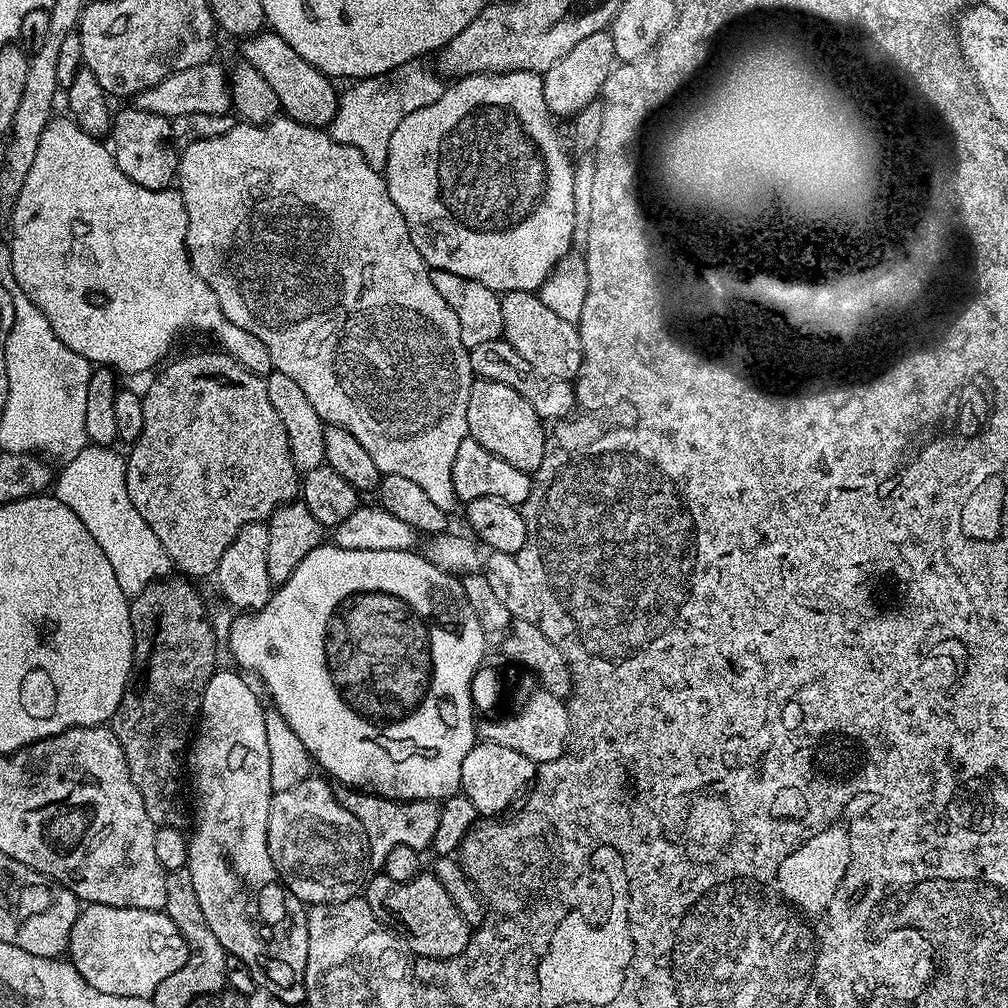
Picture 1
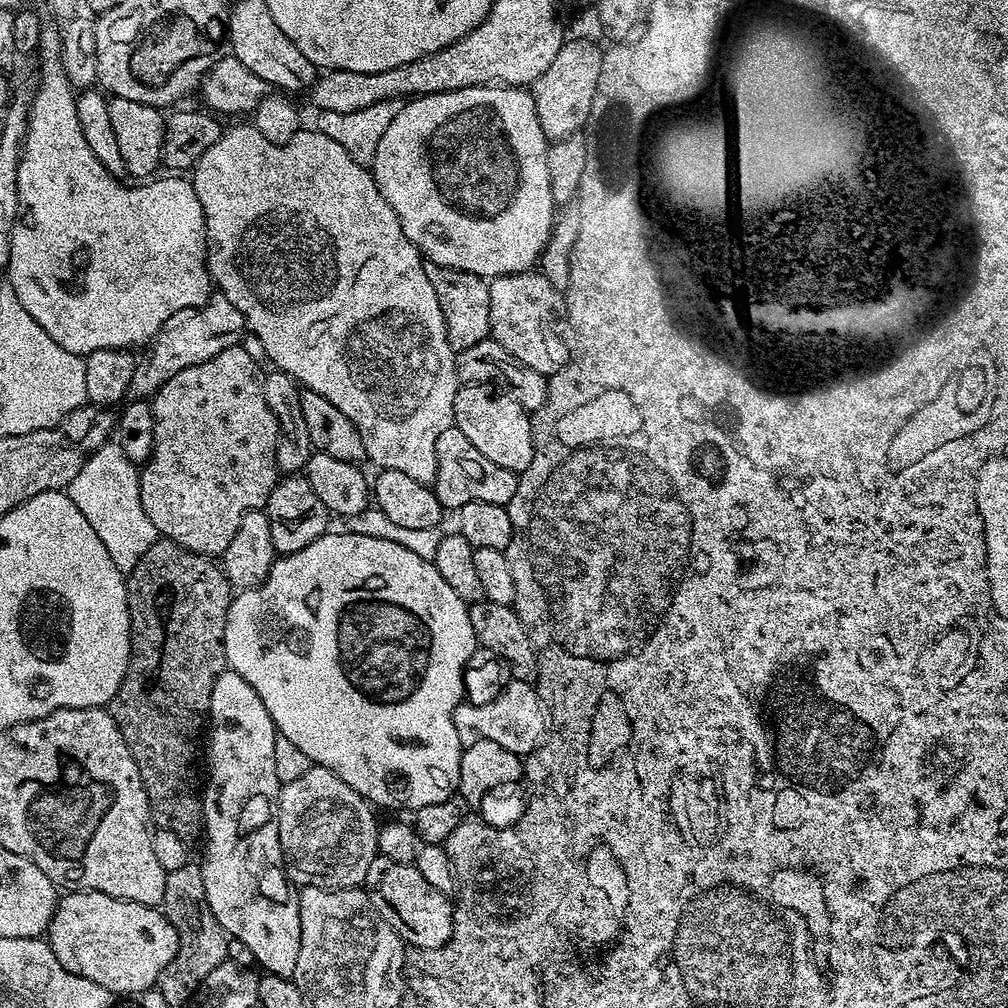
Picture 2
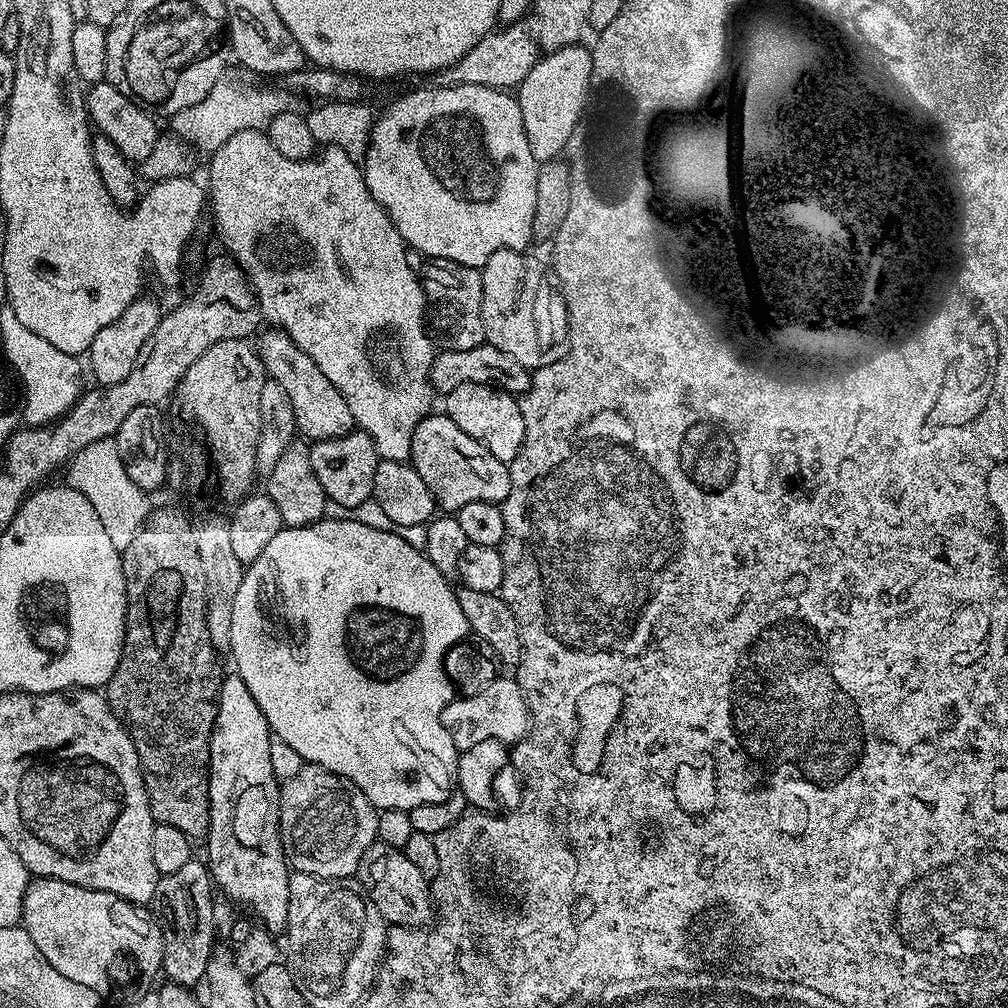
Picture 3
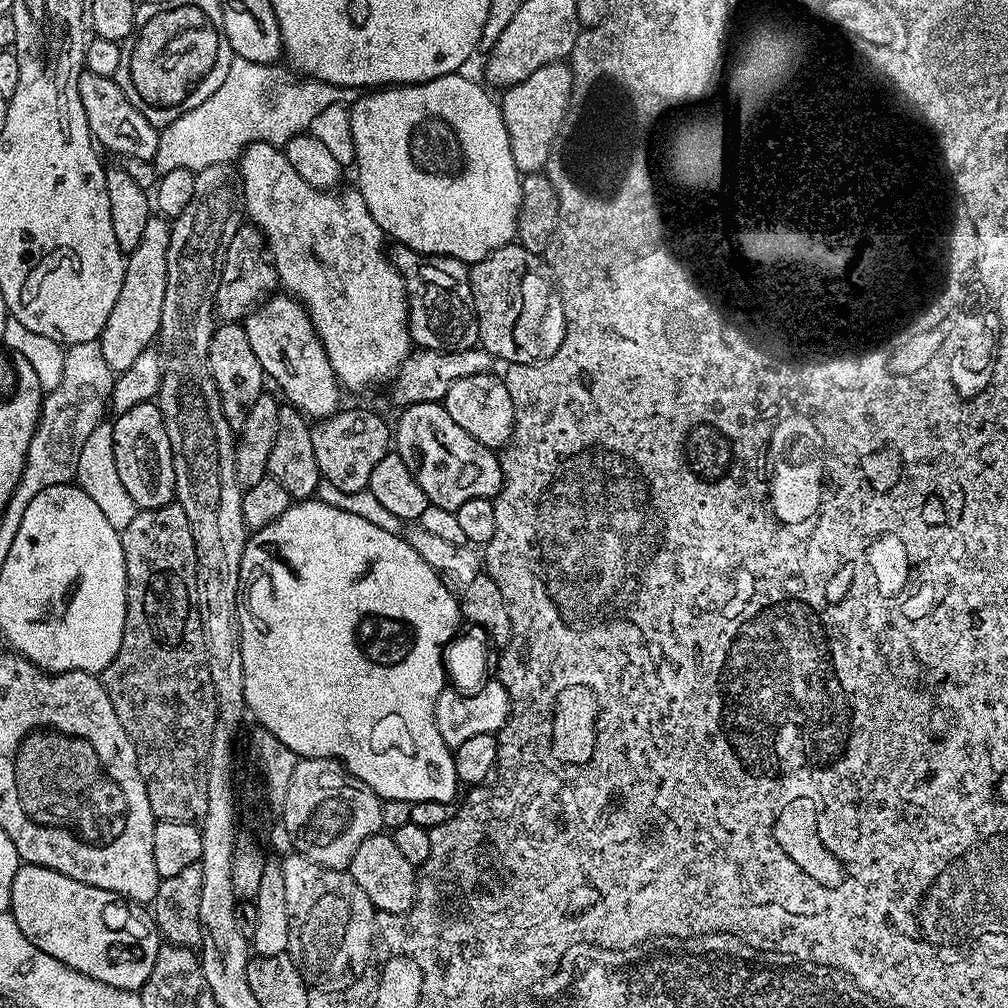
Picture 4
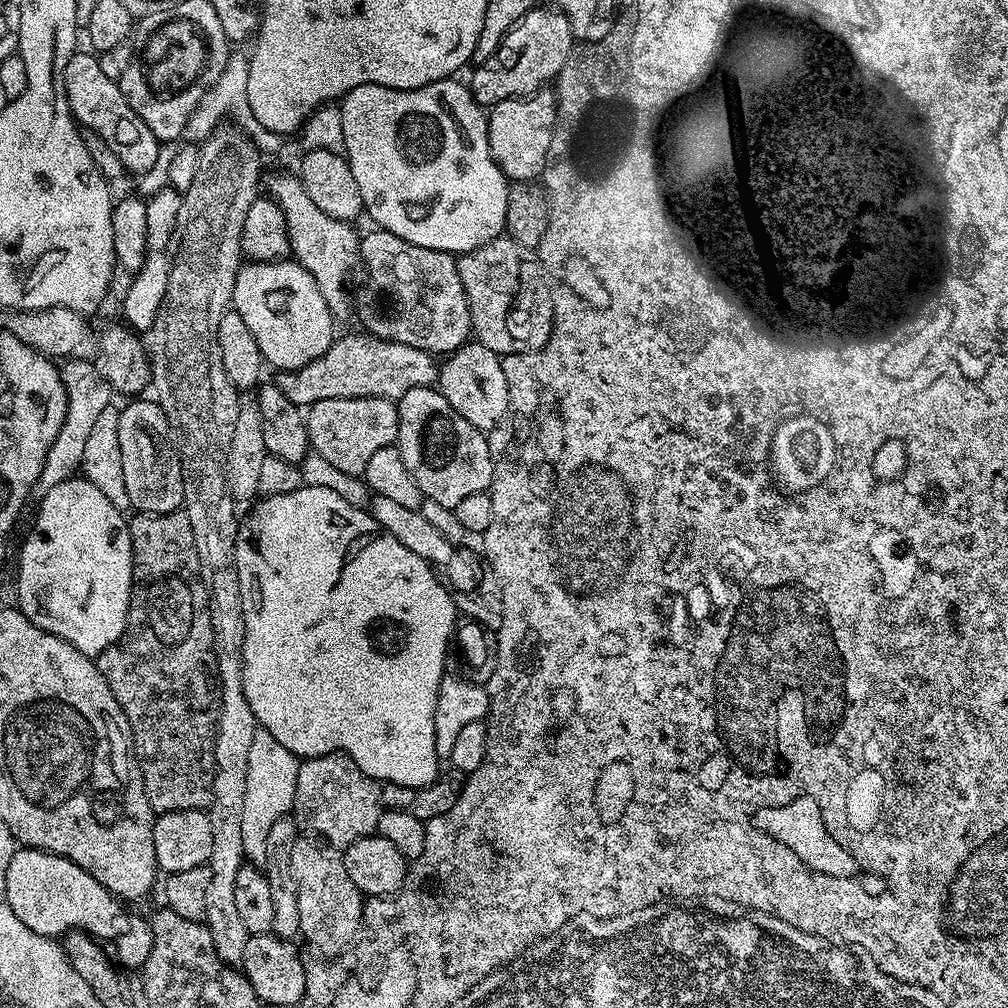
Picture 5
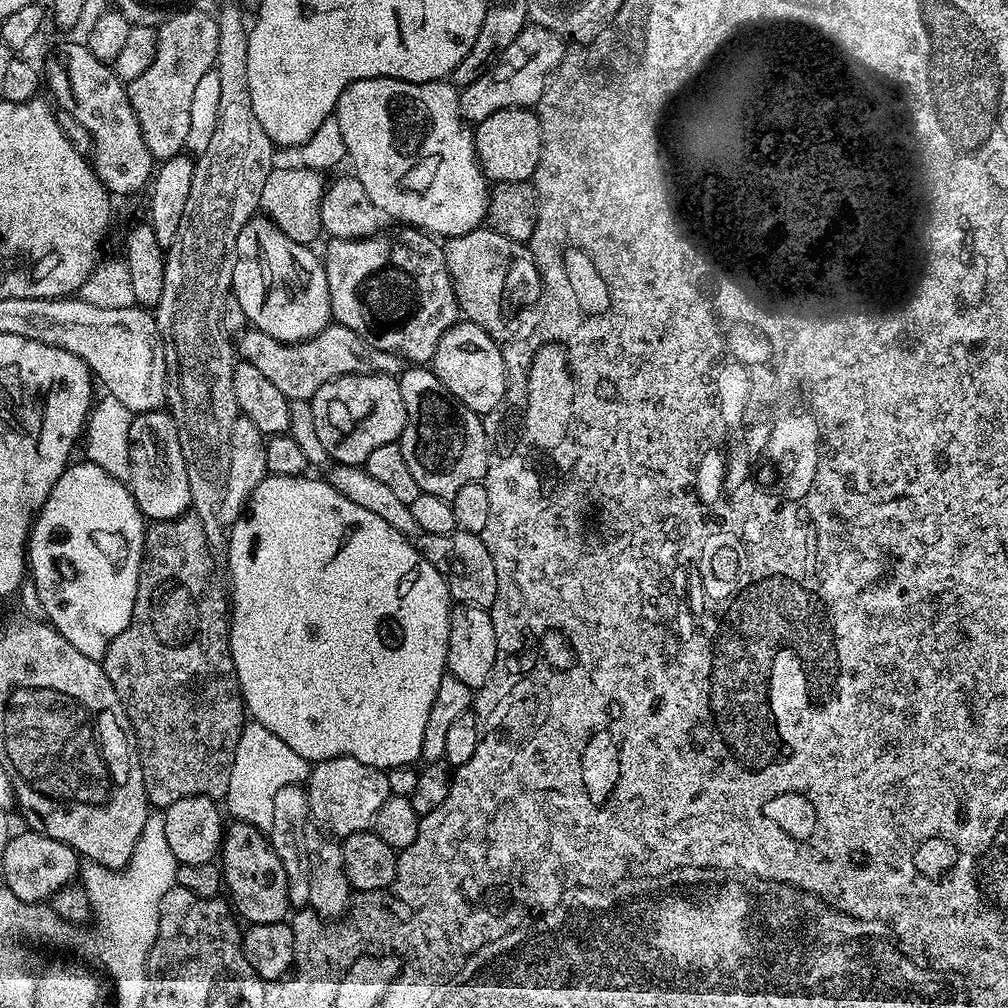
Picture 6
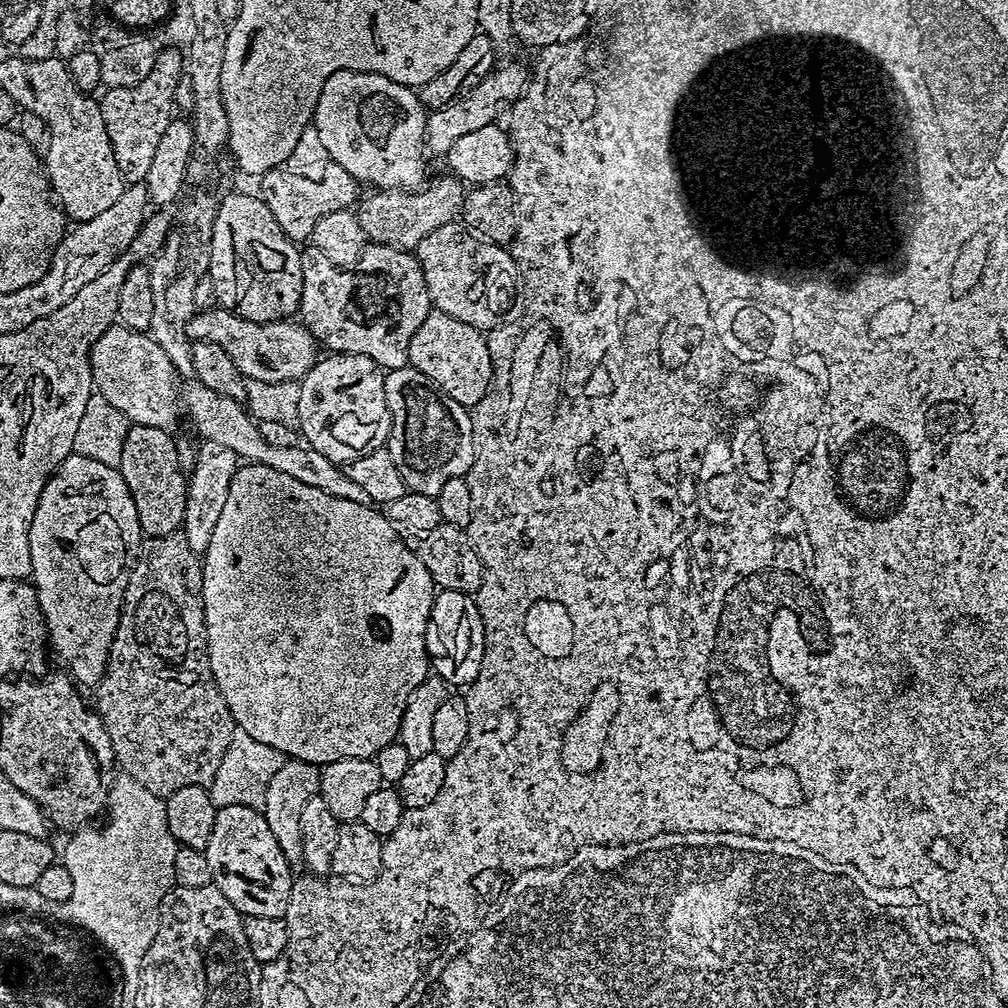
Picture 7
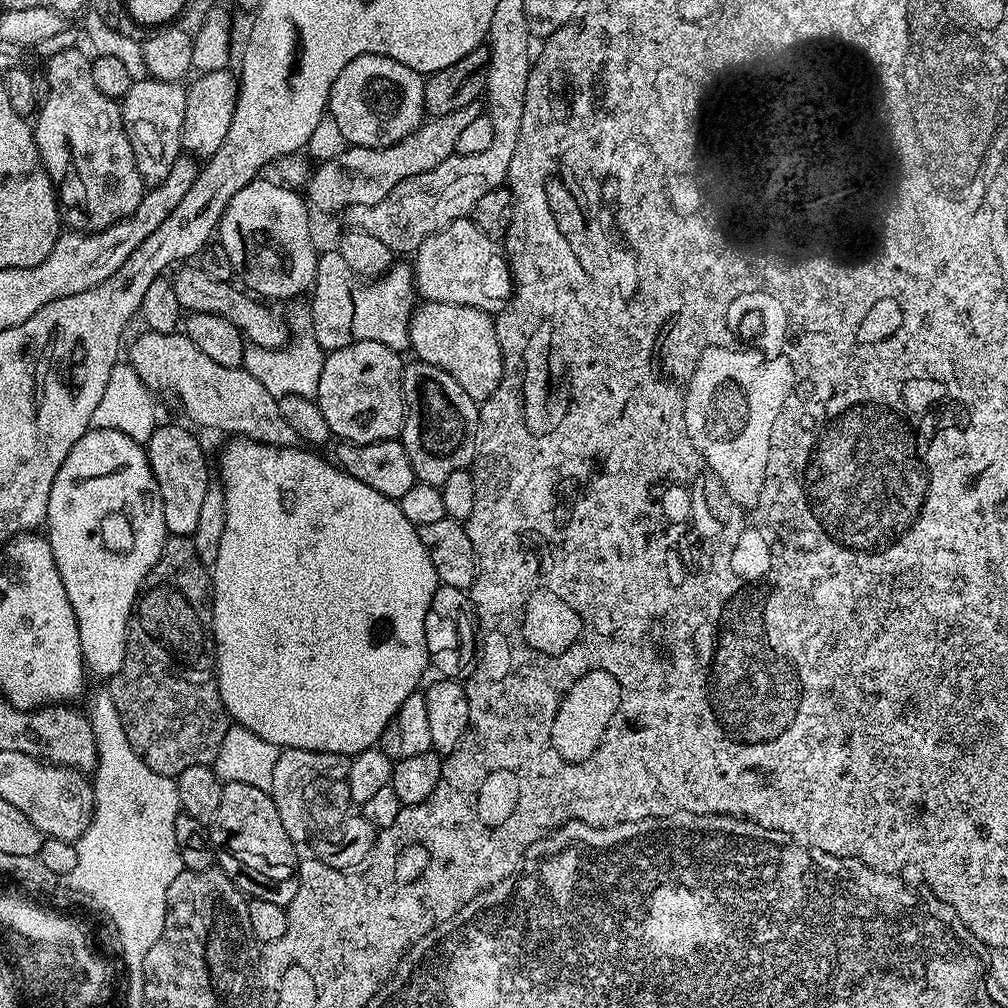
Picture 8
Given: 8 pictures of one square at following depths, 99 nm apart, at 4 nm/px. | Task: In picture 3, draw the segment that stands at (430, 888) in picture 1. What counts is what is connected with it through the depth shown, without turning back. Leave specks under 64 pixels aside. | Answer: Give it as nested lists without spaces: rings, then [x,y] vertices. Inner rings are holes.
[[[379,842],[371,844],[366,854],[362,854],[358,877],[368,897],[389,925],[423,929],[433,919],[434,901],[429,877],[424,876],[422,870],[410,862],[410,858],[406,858],[403,850]]]

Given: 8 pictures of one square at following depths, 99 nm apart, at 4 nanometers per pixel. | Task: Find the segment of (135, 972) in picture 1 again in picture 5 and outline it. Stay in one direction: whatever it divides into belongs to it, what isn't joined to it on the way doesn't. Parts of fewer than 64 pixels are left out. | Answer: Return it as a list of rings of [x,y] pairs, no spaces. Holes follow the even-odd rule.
[[[17,847],[10,858],[10,866],[6,866],[6,890],[2,896],[10,906],[10,910],[14,910],[14,914],[18,914],[22,926],[30,926],[30,930],[43,936],[58,938],[73,930],[86,932],[101,942],[116,940],[121,936],[128,943],[120,948],[121,961],[119,960],[119,963],[121,965],[129,964],[136,970],[143,969],[146,958],[152,949],[151,923],[145,917],[143,920],[142,917],[127,912],[124,909],[127,907],[117,897],[107,892],[93,876],[86,874],[86,870],[82,870],[82,866],[70,862],[70,858],[62,858],[58,854],[50,854],[46,850],[37,848]]]

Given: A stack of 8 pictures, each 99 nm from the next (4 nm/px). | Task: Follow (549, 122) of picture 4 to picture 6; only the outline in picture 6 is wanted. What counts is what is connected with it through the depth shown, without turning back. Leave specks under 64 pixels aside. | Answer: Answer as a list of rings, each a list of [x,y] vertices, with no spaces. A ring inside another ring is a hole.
[[[503,108],[490,114],[490,118],[474,128],[476,160],[480,164],[480,171],[492,182],[531,181],[536,174],[543,133],[540,129],[540,118],[532,108]]]

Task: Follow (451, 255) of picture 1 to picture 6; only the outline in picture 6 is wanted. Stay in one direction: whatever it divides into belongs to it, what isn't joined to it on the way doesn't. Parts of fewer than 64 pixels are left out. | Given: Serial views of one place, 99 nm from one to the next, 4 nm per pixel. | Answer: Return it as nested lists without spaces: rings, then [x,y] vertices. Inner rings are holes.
[[[394,78],[356,80],[352,84],[348,84],[346,90],[342,90],[342,94],[336,103],[334,117],[338,122],[338,126],[342,129],[342,142],[346,142],[347,159],[350,164],[352,160],[353,169],[351,168],[351,171],[354,173],[356,180],[362,182],[362,190],[366,190],[366,194],[370,194],[370,202],[374,202],[374,206],[380,213],[385,217],[393,216],[394,219],[400,220],[396,222],[401,225],[419,228],[421,232],[427,232],[436,238],[461,236],[467,232],[473,232],[473,230],[485,223],[488,214],[490,184],[484,173],[480,171],[480,164],[476,160],[476,141],[473,129],[464,122],[460,122],[460,125],[447,124],[448,116],[444,113],[444,100],[440,96],[436,96],[432,100],[432,90],[434,90],[432,84],[415,84],[414,82],[395,80]]]

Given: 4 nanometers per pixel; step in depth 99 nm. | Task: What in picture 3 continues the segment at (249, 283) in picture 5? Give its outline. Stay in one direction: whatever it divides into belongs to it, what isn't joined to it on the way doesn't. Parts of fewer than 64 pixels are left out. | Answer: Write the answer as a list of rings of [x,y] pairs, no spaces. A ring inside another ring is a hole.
[[[267,331],[259,333],[261,336],[260,344],[258,343],[258,355],[264,364],[265,373],[274,382],[278,382],[282,390],[286,390],[286,398],[290,398],[290,406],[294,410],[299,435],[315,442],[332,440],[335,436],[344,436],[353,431],[352,415],[350,406],[346,406],[346,398],[342,398],[342,394],[322,374],[322,370],[314,366],[314,358],[298,350],[296,343],[285,332]]]

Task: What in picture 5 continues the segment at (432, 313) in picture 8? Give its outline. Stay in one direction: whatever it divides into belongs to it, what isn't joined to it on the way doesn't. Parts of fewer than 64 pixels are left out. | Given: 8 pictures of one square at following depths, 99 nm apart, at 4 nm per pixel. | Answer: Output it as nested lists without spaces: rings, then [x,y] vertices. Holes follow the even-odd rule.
[[[478,342],[463,344],[440,364],[438,387],[440,392],[470,422],[470,426],[491,430],[503,421],[510,411],[510,393],[501,357]]]

